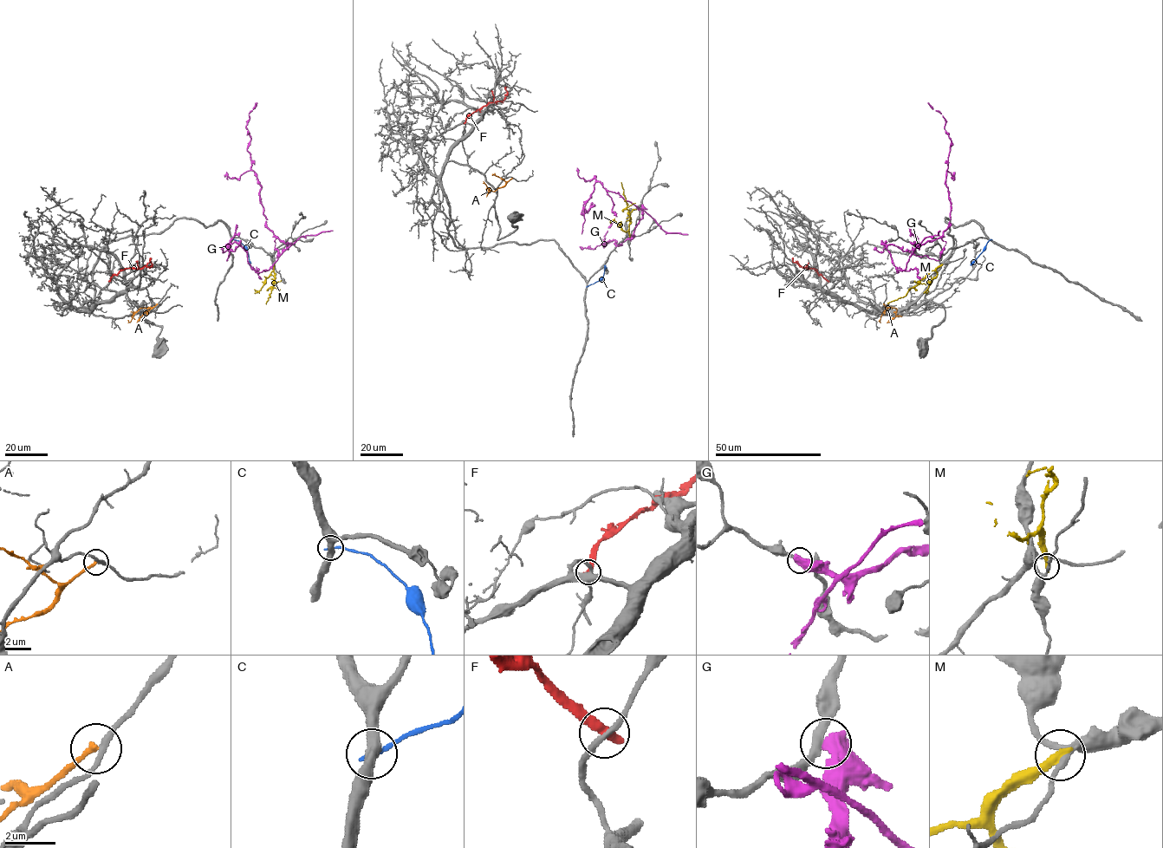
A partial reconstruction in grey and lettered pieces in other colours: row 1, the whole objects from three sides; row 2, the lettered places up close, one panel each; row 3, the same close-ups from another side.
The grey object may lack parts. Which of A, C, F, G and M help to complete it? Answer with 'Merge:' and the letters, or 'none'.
Merge: none

